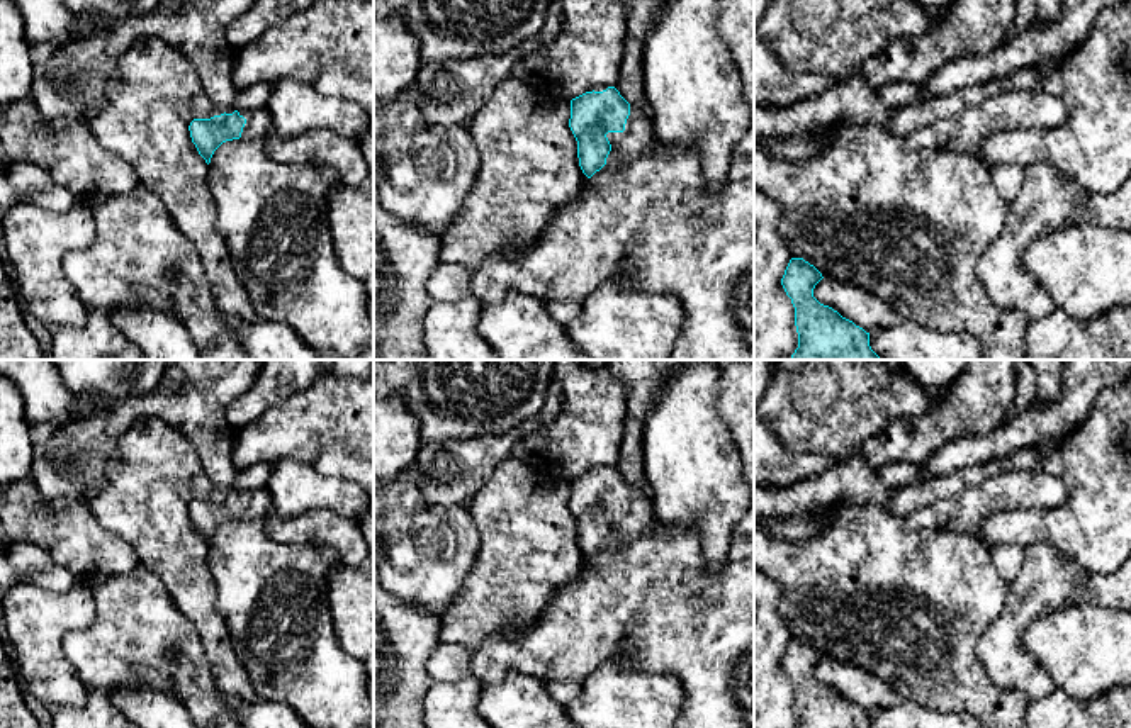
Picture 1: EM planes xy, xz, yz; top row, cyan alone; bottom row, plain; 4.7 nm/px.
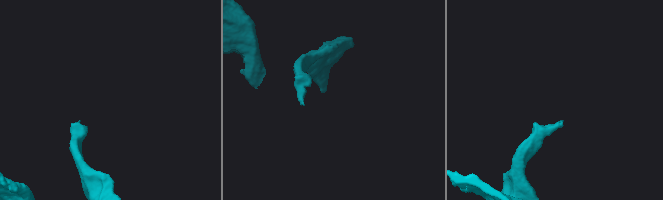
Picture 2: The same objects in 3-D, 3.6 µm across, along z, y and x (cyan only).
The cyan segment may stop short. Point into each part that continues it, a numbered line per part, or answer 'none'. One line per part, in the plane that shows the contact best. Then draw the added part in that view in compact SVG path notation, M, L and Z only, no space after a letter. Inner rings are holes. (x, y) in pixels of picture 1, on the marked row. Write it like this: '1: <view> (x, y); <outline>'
1: xz (637, 138); M630 105L625 131L608 132L606 137L611 144L606 165L625 166L654 146L656 132L650 117L645 117L639 109Z

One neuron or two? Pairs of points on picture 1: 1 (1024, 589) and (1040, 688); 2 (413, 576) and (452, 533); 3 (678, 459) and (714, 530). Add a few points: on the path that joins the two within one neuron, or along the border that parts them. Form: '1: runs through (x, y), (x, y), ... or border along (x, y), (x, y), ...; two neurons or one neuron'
1: runs through (1019, 613), (1012, 621), (1012, 660), (1016, 664); one neuron
2: runs through (420, 565), (442, 543); one neuron
3: runs through (695, 476), (697, 482), (710, 496), (710, 513); one neuron

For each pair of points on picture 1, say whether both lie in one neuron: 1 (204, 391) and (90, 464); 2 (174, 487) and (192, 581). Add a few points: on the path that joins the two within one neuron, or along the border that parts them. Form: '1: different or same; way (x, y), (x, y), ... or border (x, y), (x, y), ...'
1: same; way (172, 403), (131, 409), (109, 431)
2: same; way (174, 511), (174, 550), (179, 557)

